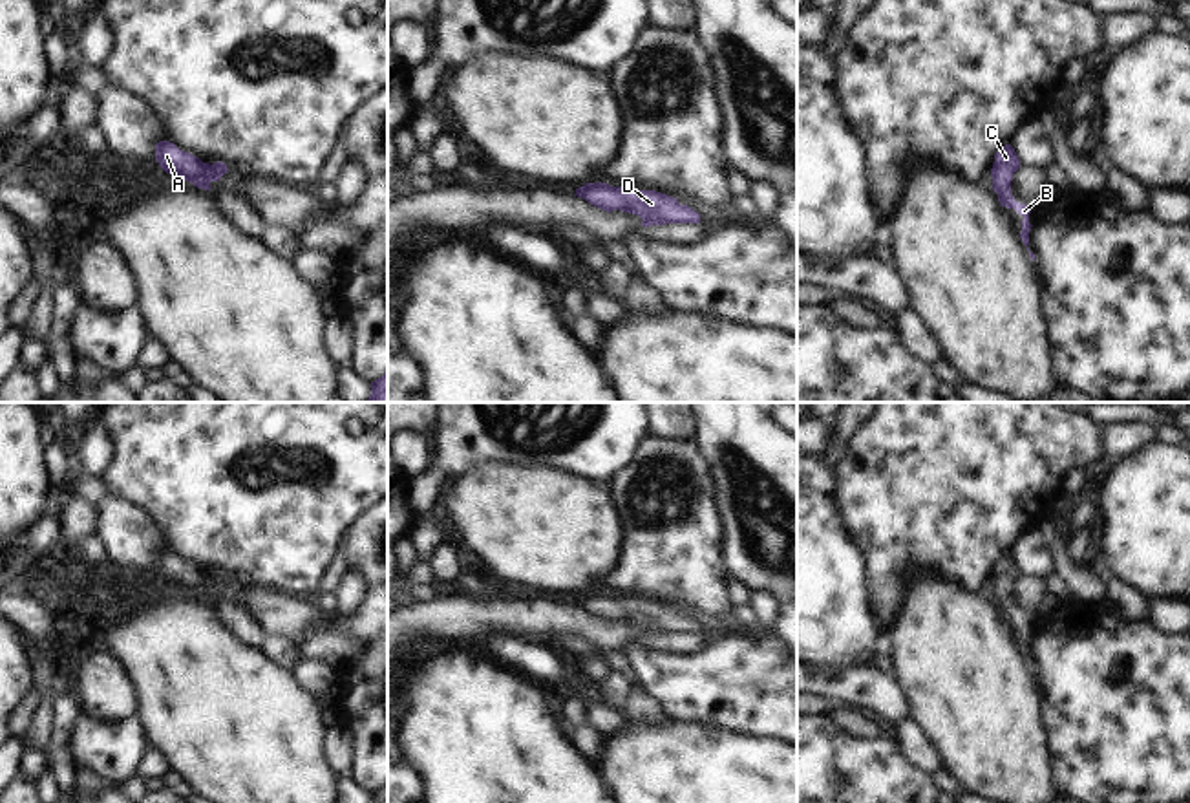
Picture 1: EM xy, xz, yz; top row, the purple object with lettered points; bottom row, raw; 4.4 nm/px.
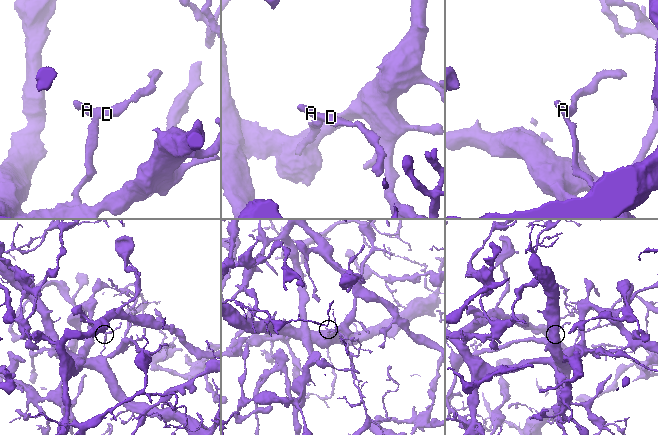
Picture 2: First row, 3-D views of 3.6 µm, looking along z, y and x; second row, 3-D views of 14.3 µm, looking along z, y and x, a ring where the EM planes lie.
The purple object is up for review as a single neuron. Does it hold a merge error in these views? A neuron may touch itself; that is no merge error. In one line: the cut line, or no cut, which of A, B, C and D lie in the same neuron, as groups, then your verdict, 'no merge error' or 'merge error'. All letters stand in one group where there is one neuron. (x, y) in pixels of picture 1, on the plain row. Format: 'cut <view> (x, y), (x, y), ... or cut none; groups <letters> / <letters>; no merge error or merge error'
cut none; groups A B C D; no merge error

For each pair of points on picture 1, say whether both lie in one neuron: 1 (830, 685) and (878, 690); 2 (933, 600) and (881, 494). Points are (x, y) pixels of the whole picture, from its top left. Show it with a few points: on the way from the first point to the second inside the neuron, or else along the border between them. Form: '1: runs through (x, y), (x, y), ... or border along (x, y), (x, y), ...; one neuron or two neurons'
1: runs through (841, 685), (867, 690); one neuron
2: border along (960, 588), (918, 571), (900, 610); two neurons

